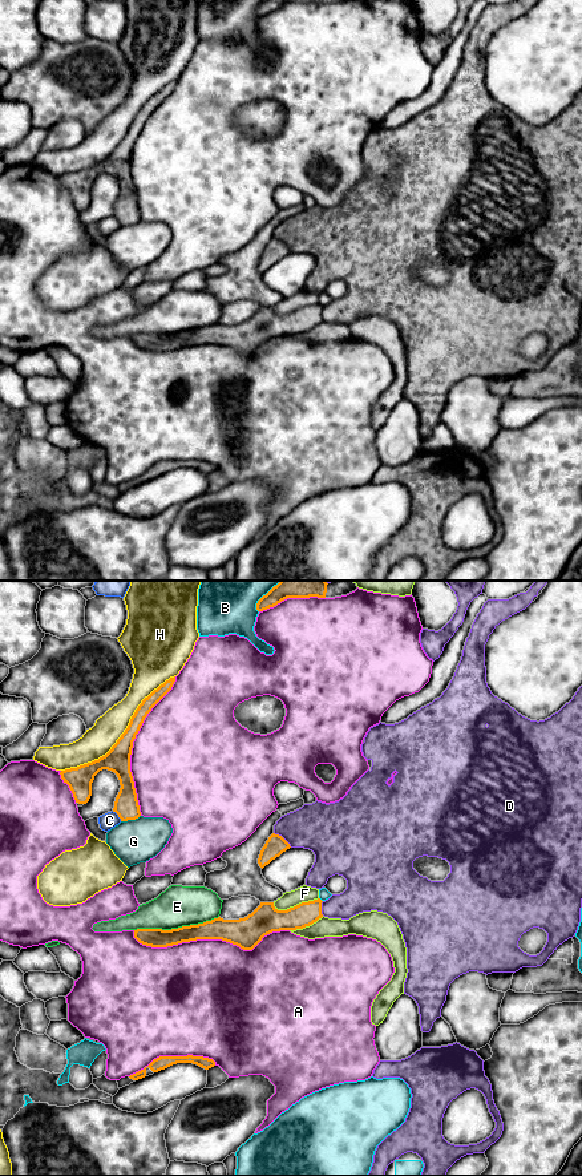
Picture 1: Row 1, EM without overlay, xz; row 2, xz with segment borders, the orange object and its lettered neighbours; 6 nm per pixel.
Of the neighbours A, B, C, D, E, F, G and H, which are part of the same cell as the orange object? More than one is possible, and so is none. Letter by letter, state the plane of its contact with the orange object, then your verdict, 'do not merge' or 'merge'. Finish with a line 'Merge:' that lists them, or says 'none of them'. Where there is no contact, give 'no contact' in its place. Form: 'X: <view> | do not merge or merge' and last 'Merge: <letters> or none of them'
A: xz | do not merge
B: xz | do not merge
C: xz | do not merge
D: xz | do not merge
E: xz | do not merge
F: xz | merge
G: xz | do not merge
H: xz | do not merge
Merge: F

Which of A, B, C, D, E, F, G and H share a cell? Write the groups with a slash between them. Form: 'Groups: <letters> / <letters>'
Groups: A / B / C / D / E / F / G / H

